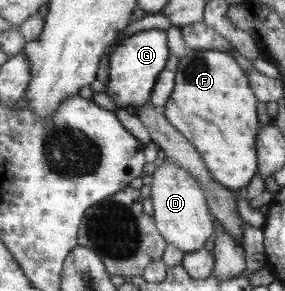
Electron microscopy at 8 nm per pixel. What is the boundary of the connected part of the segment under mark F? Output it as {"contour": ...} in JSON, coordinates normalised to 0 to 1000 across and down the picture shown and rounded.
{"contour":[[[656,172],[628,203],[618,261],[618,299],[600,344],[586,351],[575,378],[582,402],[607,433],[642,464],[642,474],[674,495],[674,505],[702,529],[723,581],[744,615],[807,656],[832,656],[853,632],[867,632],[895,584],[902,584],[898,515],[888,488],[898,488],[895,460],[895,330],[874,309],[874,282],[832,213],[804,182],[761,172]]]}

